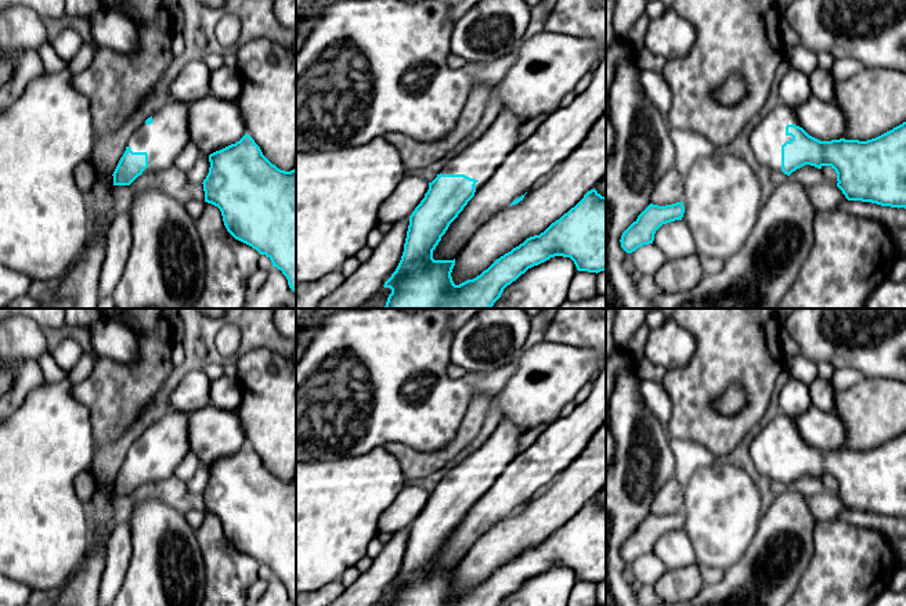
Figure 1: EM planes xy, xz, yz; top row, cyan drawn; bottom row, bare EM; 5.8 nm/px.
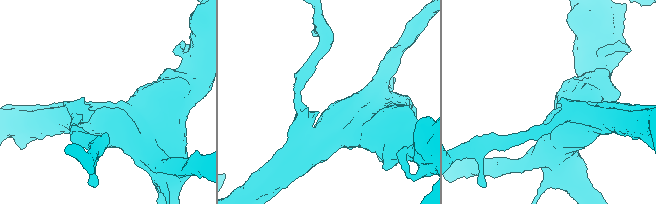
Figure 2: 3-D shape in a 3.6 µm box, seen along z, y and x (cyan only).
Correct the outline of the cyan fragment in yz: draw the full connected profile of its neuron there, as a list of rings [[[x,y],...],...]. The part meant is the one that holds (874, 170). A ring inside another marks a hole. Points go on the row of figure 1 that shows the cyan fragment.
[[[780,102],[750,133],[750,145],[757,160],[768,169],[790,176],[805,165],[817,169],[830,166],[837,173],[837,187],[848,201],[906,209],[906,122],[867,141],[820,141],[799,126],[793,108]]]

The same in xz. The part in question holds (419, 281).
[[[502,108],[487,131],[447,162],[437,177],[429,183],[425,198],[409,216],[401,260],[383,285],[391,289],[385,309],[491,309],[508,285],[528,268],[555,256],[570,257],[578,271],[598,274],[606,270],[606,196],[595,188],[544,232],[527,238],[473,279],[455,285],[451,277],[455,259],[433,259],[433,250],[450,224],[519,144],[519,131],[523,125],[519,116]]]

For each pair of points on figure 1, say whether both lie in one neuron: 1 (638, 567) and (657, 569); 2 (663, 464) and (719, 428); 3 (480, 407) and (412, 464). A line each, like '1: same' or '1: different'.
1: same
2: different
3: same

